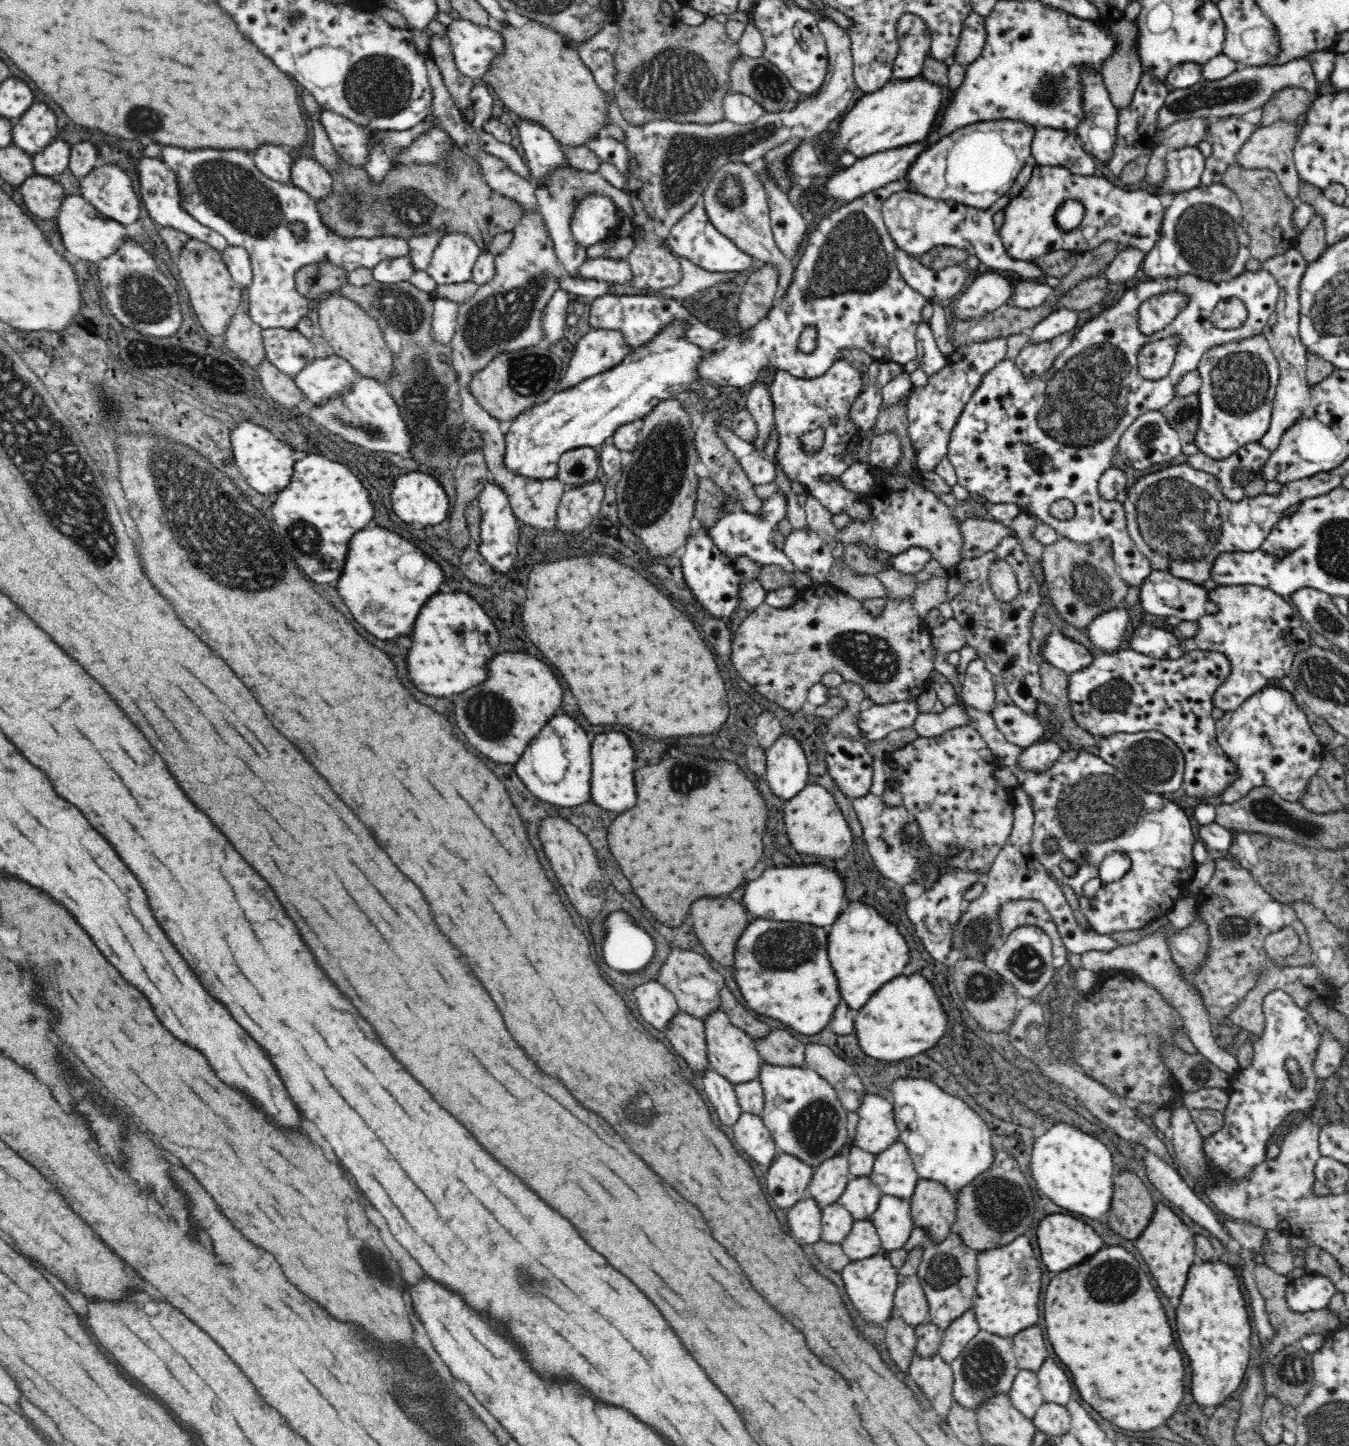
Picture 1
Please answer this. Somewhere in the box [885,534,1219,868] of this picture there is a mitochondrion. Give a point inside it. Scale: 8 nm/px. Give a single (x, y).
(1099, 805)

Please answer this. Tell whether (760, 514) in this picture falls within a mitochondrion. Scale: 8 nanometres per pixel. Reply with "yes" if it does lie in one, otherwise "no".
no

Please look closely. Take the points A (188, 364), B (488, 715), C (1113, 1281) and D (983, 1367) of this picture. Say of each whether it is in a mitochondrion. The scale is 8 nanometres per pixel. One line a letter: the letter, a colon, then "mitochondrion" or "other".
A: other
B: mitochondrion
C: mitochondrion
D: mitochondrion

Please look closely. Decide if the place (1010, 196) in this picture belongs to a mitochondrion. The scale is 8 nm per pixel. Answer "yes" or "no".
no

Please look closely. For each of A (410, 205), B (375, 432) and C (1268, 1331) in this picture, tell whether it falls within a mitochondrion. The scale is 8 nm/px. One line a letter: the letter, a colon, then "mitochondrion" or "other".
A: mitochondrion
B: mitochondrion
C: other

